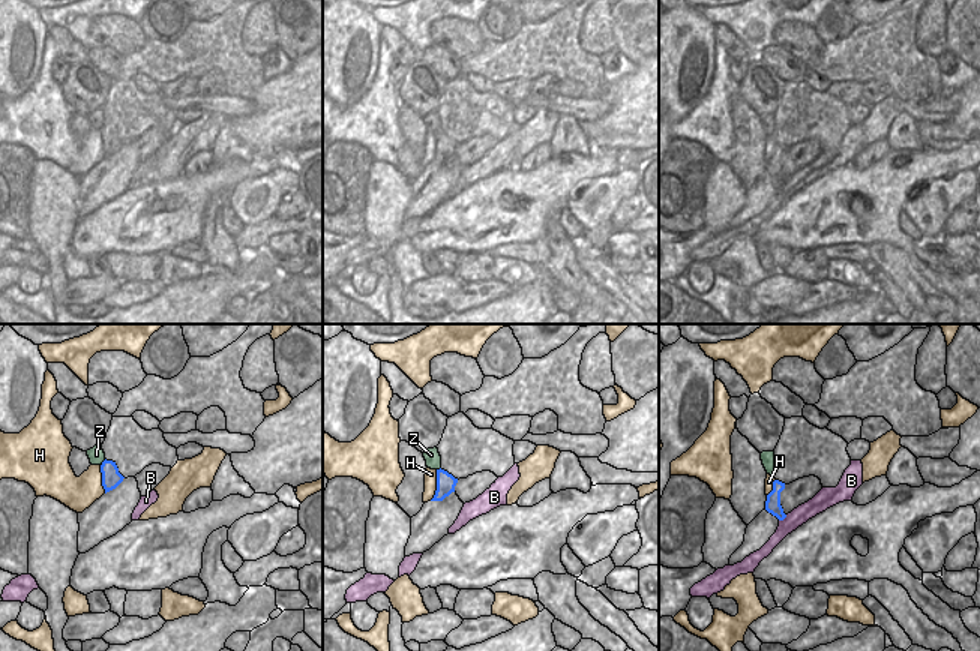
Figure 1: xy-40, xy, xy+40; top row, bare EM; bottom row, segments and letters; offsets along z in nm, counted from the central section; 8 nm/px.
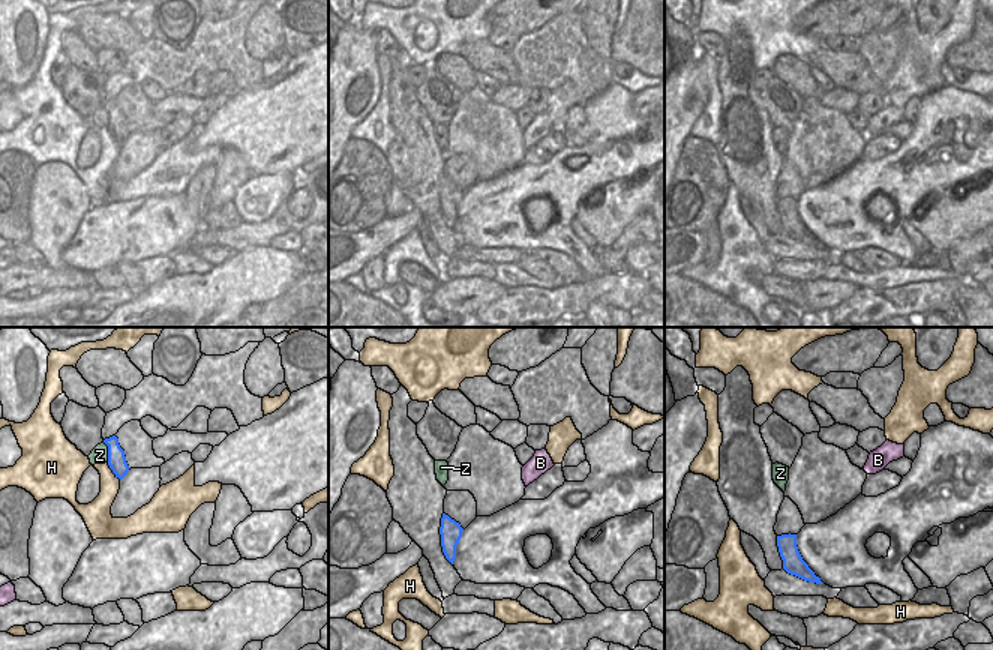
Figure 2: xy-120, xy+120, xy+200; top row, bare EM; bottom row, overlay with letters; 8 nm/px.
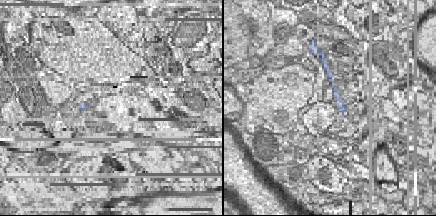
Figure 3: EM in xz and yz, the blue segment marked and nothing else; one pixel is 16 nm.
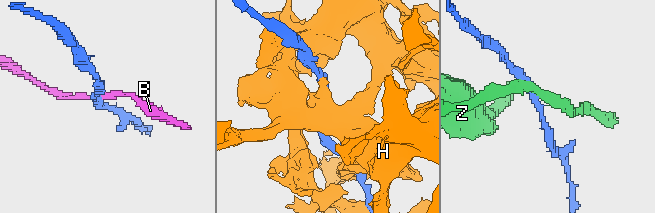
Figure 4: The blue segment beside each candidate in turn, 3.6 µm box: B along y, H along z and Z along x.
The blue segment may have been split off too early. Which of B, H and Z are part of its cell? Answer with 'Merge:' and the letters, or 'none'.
Merge: none

